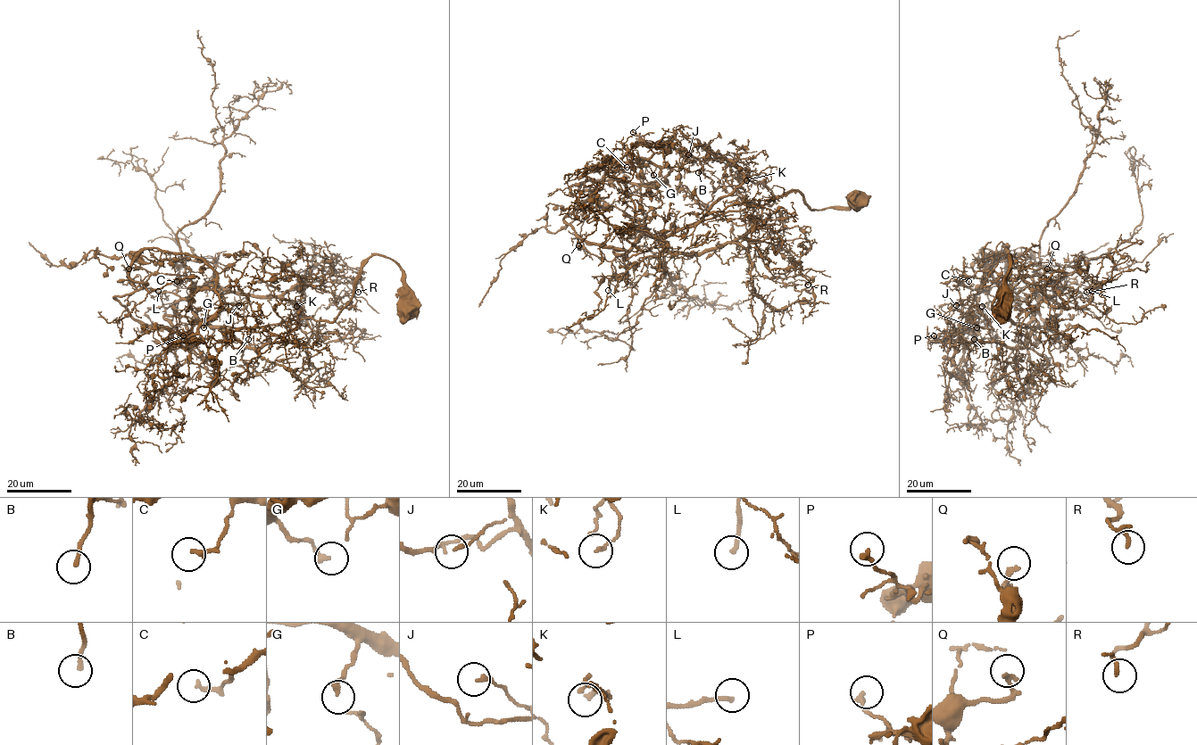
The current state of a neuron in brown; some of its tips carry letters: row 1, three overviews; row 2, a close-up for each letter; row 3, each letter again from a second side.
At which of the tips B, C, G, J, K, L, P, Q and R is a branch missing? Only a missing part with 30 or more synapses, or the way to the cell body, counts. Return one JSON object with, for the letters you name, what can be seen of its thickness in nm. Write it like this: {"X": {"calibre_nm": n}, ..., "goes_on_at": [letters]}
{"L": {"calibre_nm": 190}, "goes_on_at": ["L"]}

